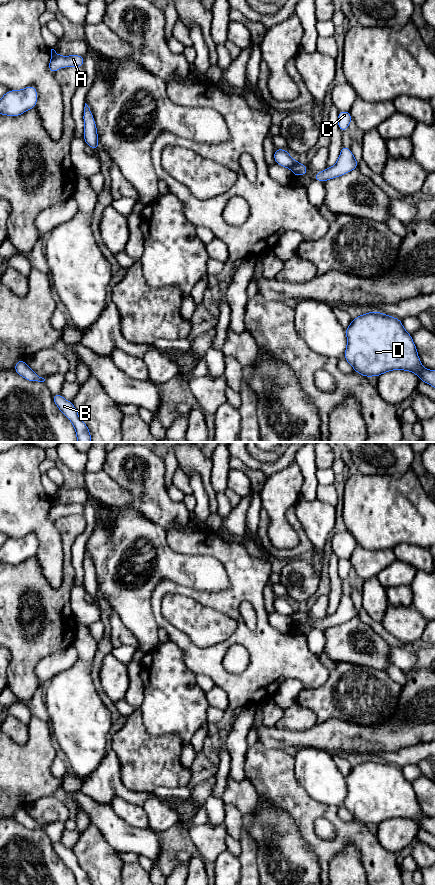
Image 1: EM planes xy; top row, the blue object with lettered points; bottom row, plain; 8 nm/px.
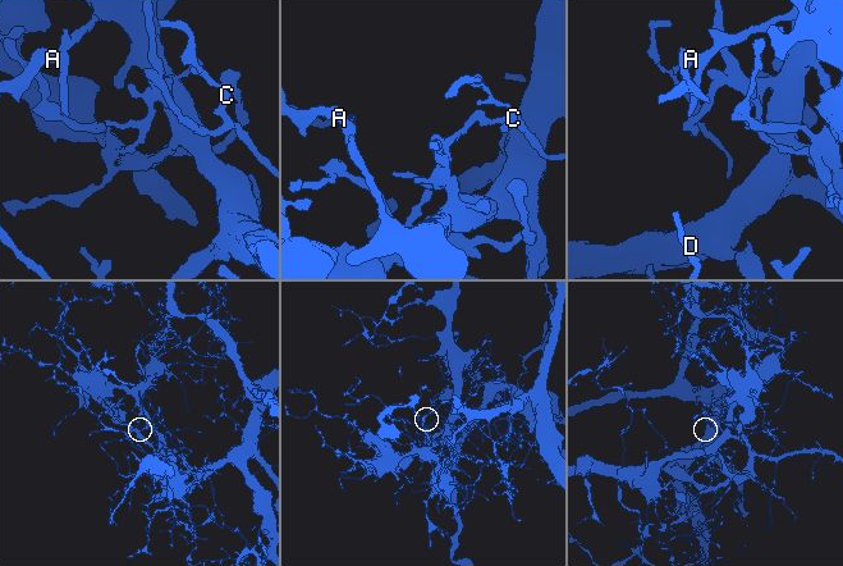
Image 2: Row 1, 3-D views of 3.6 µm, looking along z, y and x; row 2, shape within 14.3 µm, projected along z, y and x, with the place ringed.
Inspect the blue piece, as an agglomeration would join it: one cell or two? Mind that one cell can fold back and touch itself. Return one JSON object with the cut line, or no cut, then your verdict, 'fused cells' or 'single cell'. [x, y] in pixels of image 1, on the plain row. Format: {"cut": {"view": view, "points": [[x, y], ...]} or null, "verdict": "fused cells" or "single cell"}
{"cut": {"view": "xy", "points": [[296, 609], [291, 617]]}, "verdict": "fused cells"}

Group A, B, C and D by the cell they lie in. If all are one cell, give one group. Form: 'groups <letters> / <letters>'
groups A B D / C

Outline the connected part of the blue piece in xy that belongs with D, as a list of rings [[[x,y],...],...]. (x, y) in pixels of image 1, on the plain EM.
[[[372,759],[353,767],[345,779],[347,796],[343,806],[355,820],[368,826],[378,825],[391,818],[406,818],[416,821],[420,825],[419,829],[435,836],[435,818],[427,818],[422,814],[411,782],[403,776],[400,767]]]

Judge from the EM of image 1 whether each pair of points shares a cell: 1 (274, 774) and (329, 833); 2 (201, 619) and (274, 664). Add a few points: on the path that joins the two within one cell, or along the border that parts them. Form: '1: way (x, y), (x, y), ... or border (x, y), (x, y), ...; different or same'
1: border (315, 819), (325, 817), (332, 825), (335, 833); different
2: border (233, 618), (235, 631), (209, 647); different

